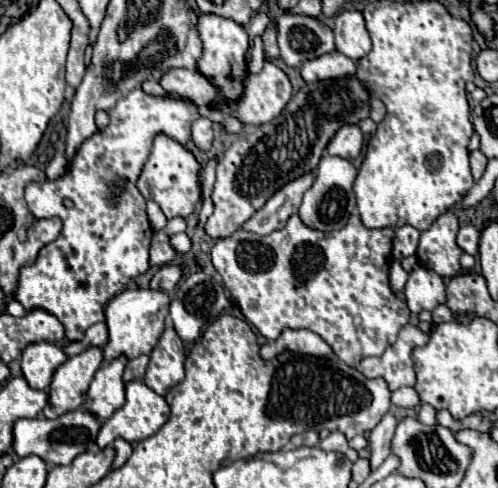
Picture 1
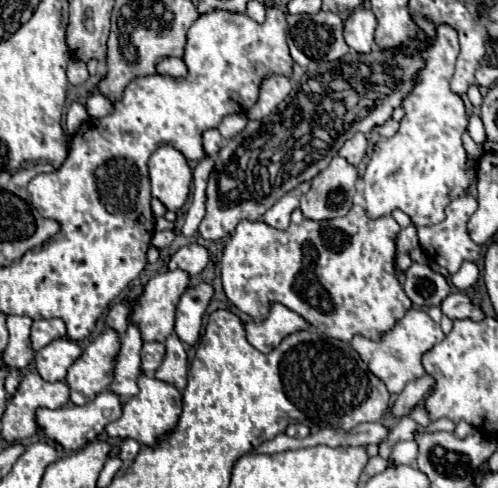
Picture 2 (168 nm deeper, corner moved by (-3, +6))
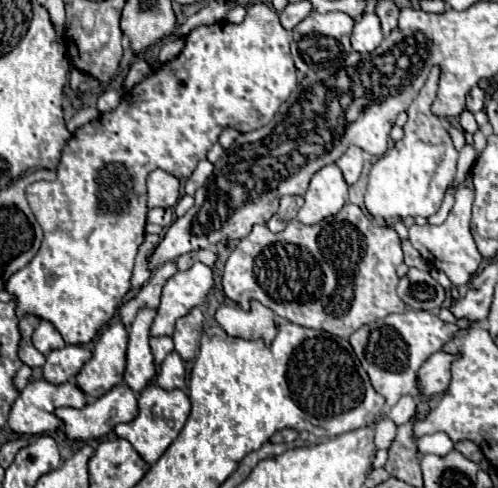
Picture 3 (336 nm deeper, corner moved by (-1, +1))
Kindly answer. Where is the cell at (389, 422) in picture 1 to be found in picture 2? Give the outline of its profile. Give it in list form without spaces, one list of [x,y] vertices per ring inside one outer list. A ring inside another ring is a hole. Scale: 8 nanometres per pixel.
[[[422,376],[422,378],[418,378],[418,380],[410,382],[410,384],[400,392],[400,396],[398,396],[398,400],[394,402],[394,406],[390,408],[390,416],[398,420],[398,418],[410,414],[410,410],[412,410],[416,404],[420,404],[420,400],[430,392],[432,384],[434,384],[434,382],[432,382],[430,376]]]

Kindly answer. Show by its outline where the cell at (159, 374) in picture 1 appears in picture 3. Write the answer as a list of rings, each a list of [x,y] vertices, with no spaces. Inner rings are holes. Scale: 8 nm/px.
[[[172,351],[164,363],[160,365],[156,383],[162,389],[184,389],[186,387],[186,369],[184,369],[184,361],[180,359],[180,355],[176,351]]]

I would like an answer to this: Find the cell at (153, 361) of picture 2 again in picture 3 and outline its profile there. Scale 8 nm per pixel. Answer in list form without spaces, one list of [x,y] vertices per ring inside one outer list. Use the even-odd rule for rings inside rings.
[[[166,335],[166,337],[152,337],[152,339],[150,339],[150,347],[152,347],[152,353],[154,353],[156,365],[160,365],[170,351],[174,351],[172,337],[168,337],[168,335]]]

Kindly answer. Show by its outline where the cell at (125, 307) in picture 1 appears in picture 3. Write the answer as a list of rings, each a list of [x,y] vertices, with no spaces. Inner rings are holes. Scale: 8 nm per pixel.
[[[194,263],[188,271],[178,271],[162,291],[158,315],[152,323],[152,335],[172,335],[176,319],[190,313],[194,307],[206,303],[210,289],[214,287],[212,267]]]

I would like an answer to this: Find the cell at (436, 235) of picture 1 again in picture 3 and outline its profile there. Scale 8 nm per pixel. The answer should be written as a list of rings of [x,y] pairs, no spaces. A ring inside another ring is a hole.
[[[460,185],[456,189],[456,193],[454,193],[454,207],[452,207],[448,219],[442,225],[426,225],[426,227],[412,225],[410,227],[410,241],[412,241],[412,245],[436,269],[444,271],[448,275],[448,279],[452,281],[452,285],[456,285],[456,287],[466,285],[472,279],[472,275],[478,271],[480,261],[482,261],[482,257],[478,253],[478,247],[474,243],[474,237],[470,233],[472,201],[474,201],[474,191],[468,189],[466,185]]]

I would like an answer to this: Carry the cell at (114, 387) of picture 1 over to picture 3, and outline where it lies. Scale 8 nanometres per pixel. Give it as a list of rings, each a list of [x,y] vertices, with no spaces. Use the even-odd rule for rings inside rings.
[[[138,309],[138,315],[130,325],[130,333],[128,333],[130,341],[128,341],[128,353],[126,353],[128,361],[126,361],[124,381],[136,393],[140,393],[156,375],[154,355],[148,345],[150,325],[154,317],[156,317],[156,309]]]

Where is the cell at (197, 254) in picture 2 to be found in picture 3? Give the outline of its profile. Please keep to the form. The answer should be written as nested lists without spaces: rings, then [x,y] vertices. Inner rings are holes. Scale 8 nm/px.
[[[202,249],[202,251],[194,251],[192,257],[200,263],[206,263],[206,265],[214,265],[216,263],[216,251],[214,249]]]

